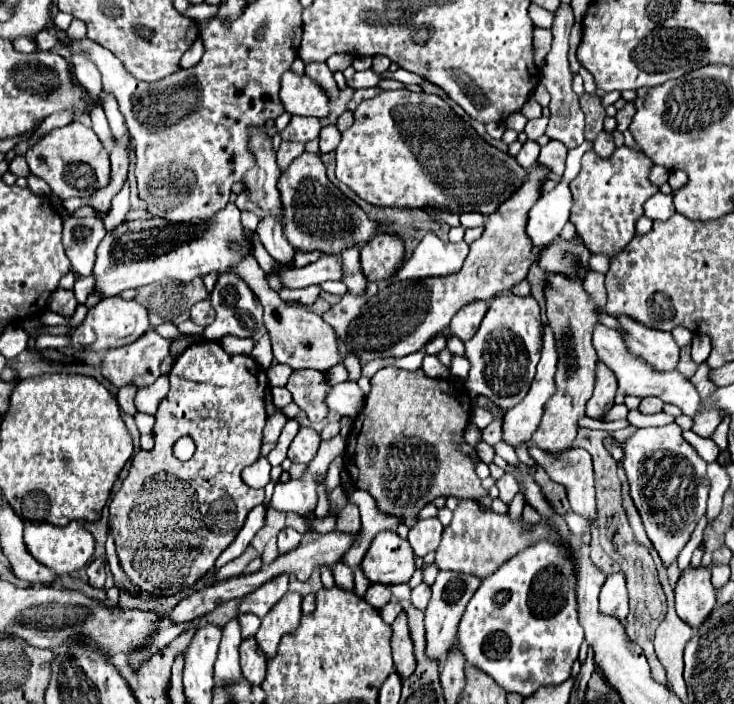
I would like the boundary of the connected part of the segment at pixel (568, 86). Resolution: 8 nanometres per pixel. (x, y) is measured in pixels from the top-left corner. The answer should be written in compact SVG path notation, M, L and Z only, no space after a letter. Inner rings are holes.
M560 4L556 14L554 14L554 22L552 22L552 34L554 34L552 50L546 56L546 66L540 72L540 82L548 88L551 96L550 116L545 134L549 138L564 142L566 146L580 146L584 142L584 114L578 106L578 96L572 90L572 72L568 68L568 36L570 36L572 24L574 24L572 6L570 4ZM552 122L556 122L554 132L552 132Z

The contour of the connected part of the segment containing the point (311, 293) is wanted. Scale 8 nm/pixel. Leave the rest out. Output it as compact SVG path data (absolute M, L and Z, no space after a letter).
M284 286L284 290L278 290L278 294L286 302L294 300L294 302L302 302L302 304L312 304L320 294L320 286L308 286L308 288L300 288L300 290L288 290Z

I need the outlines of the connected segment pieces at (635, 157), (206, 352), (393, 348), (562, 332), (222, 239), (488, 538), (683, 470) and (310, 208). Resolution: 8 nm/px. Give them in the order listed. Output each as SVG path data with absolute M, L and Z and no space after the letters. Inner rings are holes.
M628 146L616 148L610 158L600 158L594 150L582 156L582 170L568 184L574 200L570 222L576 226L576 232L590 252L614 258L634 238L634 226L644 214L644 202L658 192L658 186L648 180L650 166L652 160L646 154L640 154Z
M202 340L202 342L196 342L192 346L188 346L188 350L184 350L184 354L180 354L176 358L176 364L172 366L172 372L170 372L170 392L168 396L160 402L160 408L156 412L156 426L154 426L154 440L156 440L156 446L154 450L146 452L146 450L140 450L132 462L130 462L130 470L128 470L128 476L126 480L122 482L122 488L114 494L112 502L110 502L110 534L114 536L114 544L116 544L116 554L118 554L118 560L120 560L120 566L122 570L126 572L126 576L130 578L130 582L134 586L138 586L140 592L144 594L150 594L150 596L174 596L186 588L190 588L196 580L200 580L202 576L206 576L212 568L214 568L214 562L216 558L234 542L236 534L240 532L240 528L244 526L244 520L248 516L248 512L262 504L264 502L264 490L254 490L250 486L246 486L242 482L242 470L246 466L252 466L258 456L260 456L260 446L262 446L262 428L266 424L266 410L264 410L264 392L266 392L266 386L268 386L268 378L266 378L266 370L262 366L258 366L250 356L230 356L222 350L222 346L218 342L212 342L212 340ZM180 436L190 436L196 444L196 452L194 452L194 458L190 458L188 462L182 462L174 456L172 452L172 446L174 442L180 438ZM222 500L222 508L212 508L214 502Z
M536 164L526 178L528 182L524 182L516 194L500 204L498 212L486 216L484 234L470 244L470 254L456 274L448 274L444 278L396 280L380 288L380 292L364 304L360 318L356 318L356 322L350 322L346 334L348 350L356 354L362 364L368 364L376 358L408 356L422 350L434 336L440 336L462 306L476 300L490 302L500 292L512 290L518 282L522 282L528 274L530 264L534 262L530 258L532 242L528 242L526 234L528 210L532 202L540 198L540 184L548 172L550 170L546 166Z
M564 274L546 276L546 316L556 338L558 370L556 370L556 394L546 402L540 428L534 432L532 442L546 452L562 452L572 448L578 432L578 420L584 416L586 402L592 396L596 382L598 356L592 346L592 330L600 324L598 306L592 296L584 290L582 278L564 278Z
M232 202L212 220L202 220L200 224L170 224L164 218L122 222L118 228L108 232L98 246L94 292L100 298L112 298L128 288L140 288L166 278L186 284L196 276L230 270L242 258L238 252L228 248L228 242L236 240L246 252L250 252L246 234L248 230L240 226L240 210Z
M458 500L454 518L450 526L444 528L442 542L436 550L436 566L438 570L466 572L466 574L486 578L488 574L492 574L492 570L500 568L502 562L512 558L520 550L536 544L538 540L546 540L548 534L550 534L550 528L546 522L540 522L538 526L524 532L522 518L518 522L512 522L508 514L496 514L472 500Z
M678 424L638 428L626 442L622 442L622 450L630 496L634 500L634 506L638 508L654 550L668 568L672 562L676 562L696 524L706 514L710 490L706 462L682 438L682 428Z
M304 152L298 156L278 180L278 190L284 206L284 236L302 252L320 250L324 254L340 254L346 246L364 246L376 234L376 222L368 220L366 212L348 200L326 176L326 166L318 154Z

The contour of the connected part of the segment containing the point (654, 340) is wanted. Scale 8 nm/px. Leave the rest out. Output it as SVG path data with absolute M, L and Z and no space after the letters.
M618 318L624 328L624 342L632 354L642 356L656 370L672 370L678 366L678 344L670 332L652 330L630 318Z

